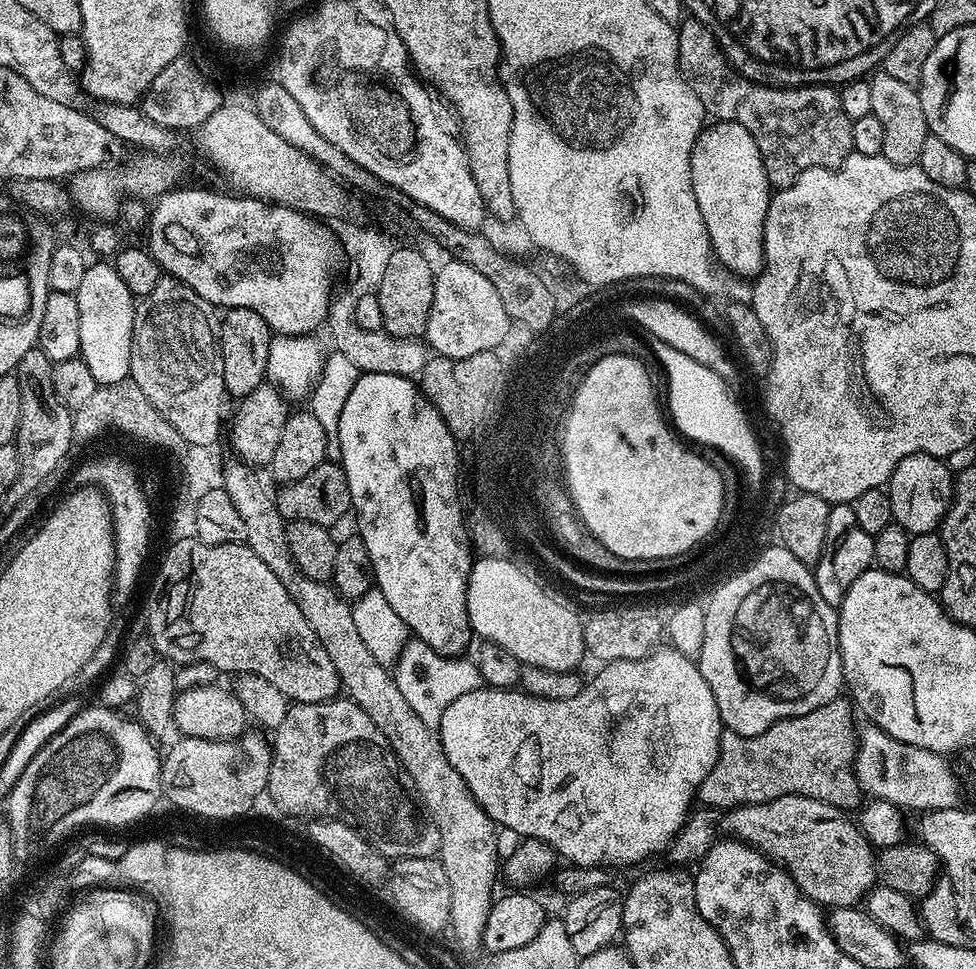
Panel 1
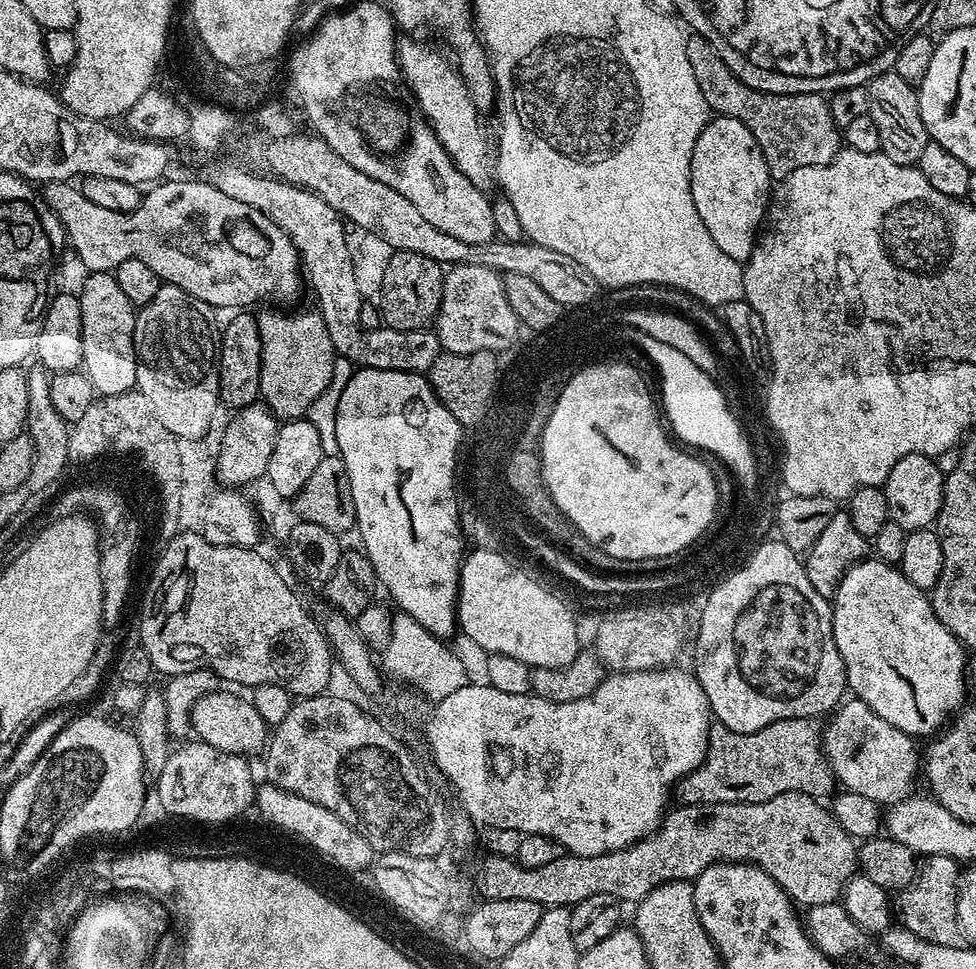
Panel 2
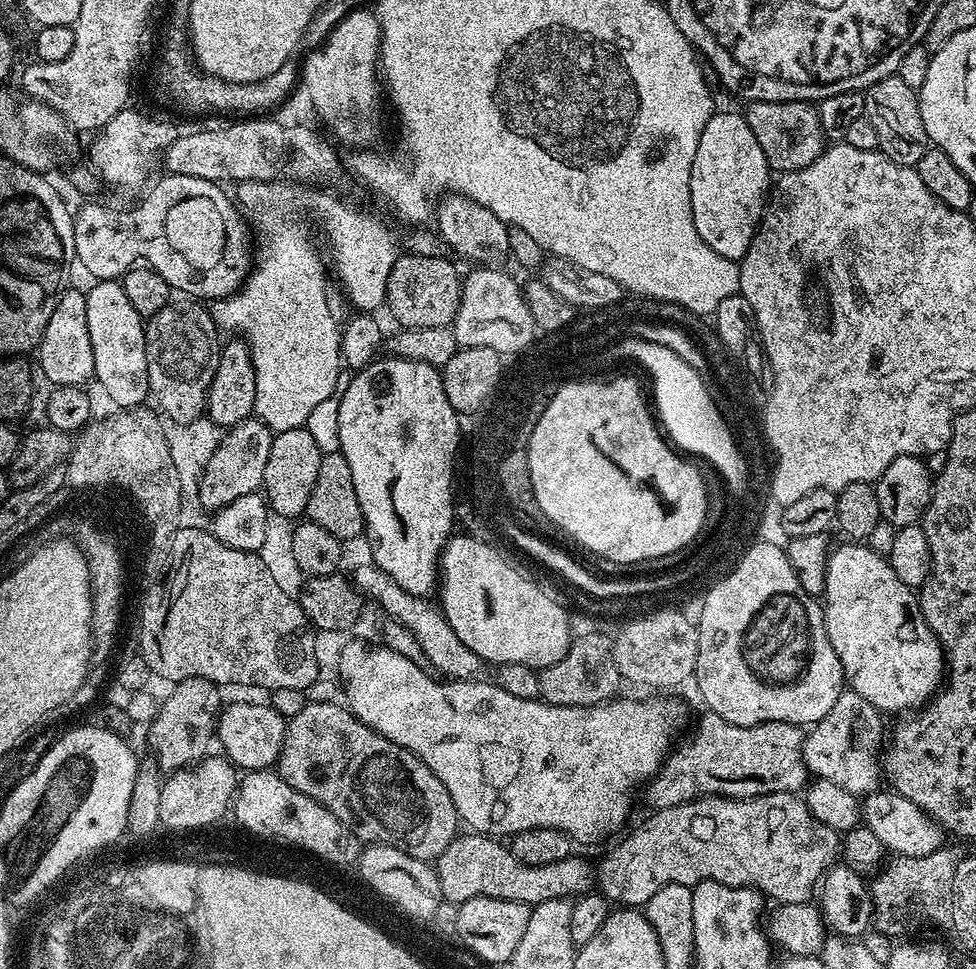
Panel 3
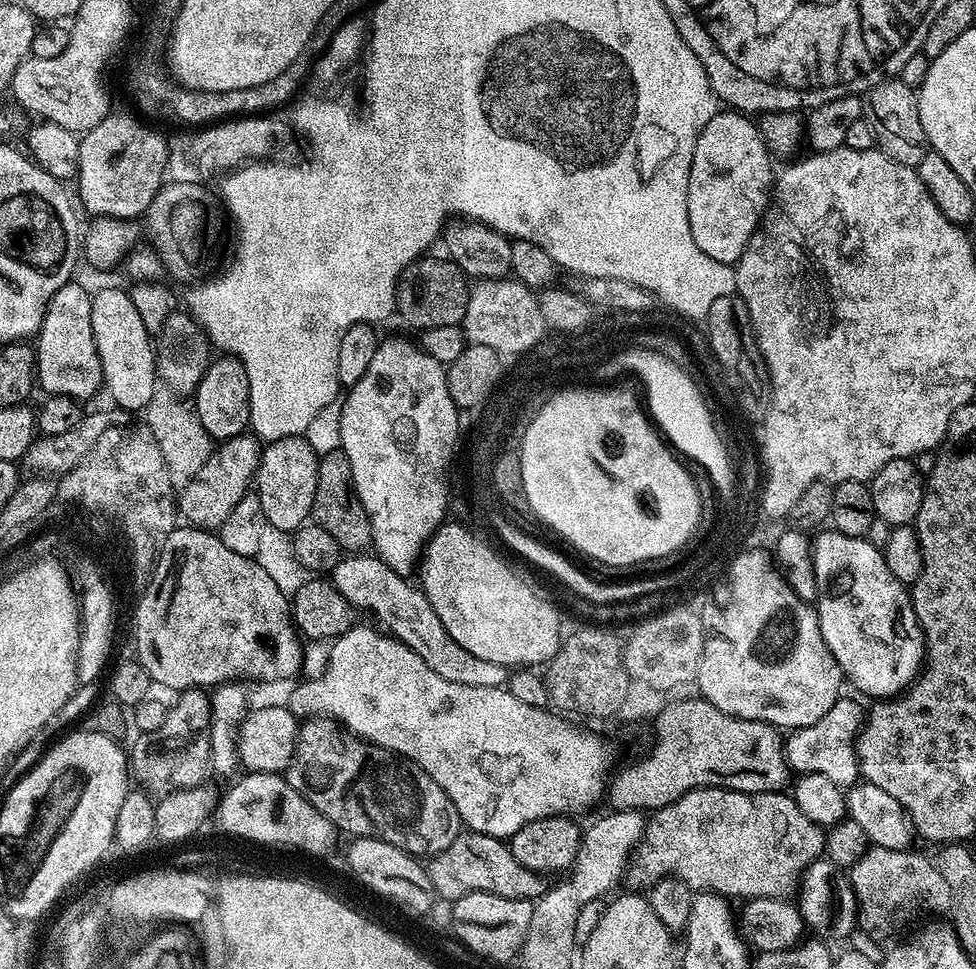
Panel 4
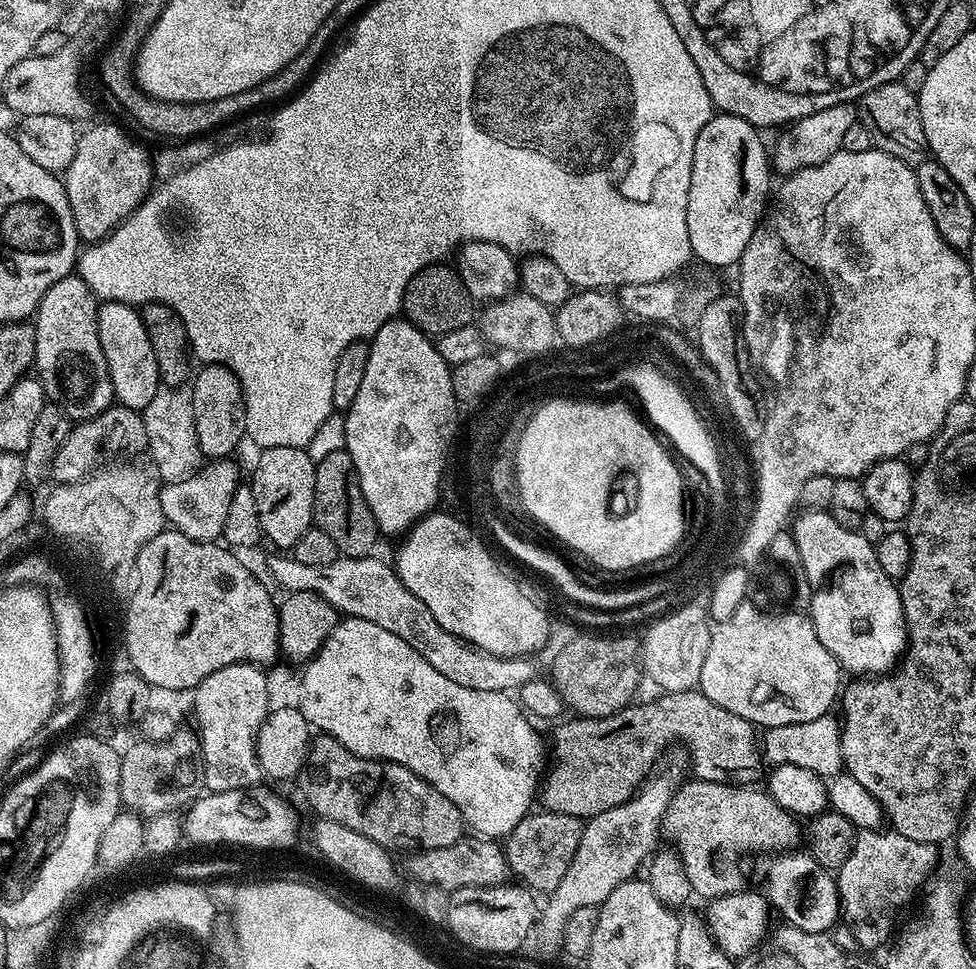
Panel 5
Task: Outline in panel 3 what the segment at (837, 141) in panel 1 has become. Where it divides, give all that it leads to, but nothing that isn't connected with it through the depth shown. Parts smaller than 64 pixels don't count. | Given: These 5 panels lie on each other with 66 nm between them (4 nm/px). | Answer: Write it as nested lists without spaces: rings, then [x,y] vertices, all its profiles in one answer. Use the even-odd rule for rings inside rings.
[[[753,100],[745,108],[748,109],[743,109],[744,121],[750,126],[750,130],[754,130],[754,138],[758,138],[758,146],[762,146],[762,154],[766,154],[766,162],[773,173],[797,172],[810,166],[810,162],[814,162],[824,153],[826,137],[815,103],[806,100],[794,102]]]

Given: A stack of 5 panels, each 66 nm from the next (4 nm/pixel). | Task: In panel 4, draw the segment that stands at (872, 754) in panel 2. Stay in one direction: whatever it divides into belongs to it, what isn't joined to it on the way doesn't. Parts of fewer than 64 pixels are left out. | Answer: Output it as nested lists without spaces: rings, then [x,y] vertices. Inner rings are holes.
[[[841,698],[814,722],[805,728],[798,728],[787,733],[784,740],[784,760],[793,773],[813,772],[826,774],[830,782],[837,786],[851,786],[860,776],[860,764],[856,760],[856,737],[864,722],[866,712],[856,700]]]

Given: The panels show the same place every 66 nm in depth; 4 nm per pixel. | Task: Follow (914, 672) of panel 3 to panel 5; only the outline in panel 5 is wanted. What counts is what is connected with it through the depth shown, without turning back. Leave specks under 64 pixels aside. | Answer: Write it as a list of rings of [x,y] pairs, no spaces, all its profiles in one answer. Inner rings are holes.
[[[804,510],[799,513],[795,519],[791,521],[790,531],[794,542],[798,546],[798,554],[800,555],[800,565],[804,567],[806,578],[812,587],[812,602],[810,605],[810,619],[812,625],[816,627],[818,634],[818,642],[822,642],[822,646],[826,646],[826,650],[830,650],[830,654],[840,663],[841,669],[845,673],[856,672],[857,677],[864,678],[869,674],[887,674],[900,663],[904,650],[908,644],[908,627],[904,621],[904,611],[902,610],[902,600],[900,598],[900,589],[897,581],[891,580],[886,574],[886,570],[882,570],[882,566],[878,566],[878,554],[876,549],[870,542],[866,542],[866,538],[860,535],[859,531],[843,528],[838,526],[838,522],[834,522],[834,518],[828,511],[813,512],[811,510]]]

